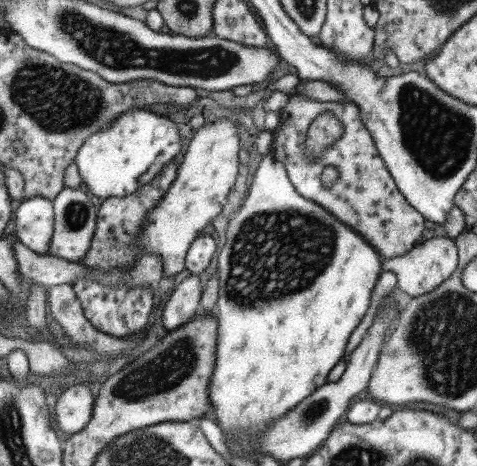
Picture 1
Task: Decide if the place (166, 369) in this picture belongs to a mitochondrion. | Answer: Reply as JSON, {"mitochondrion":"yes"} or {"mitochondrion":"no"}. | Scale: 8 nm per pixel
{"mitochondrion":"yes"}

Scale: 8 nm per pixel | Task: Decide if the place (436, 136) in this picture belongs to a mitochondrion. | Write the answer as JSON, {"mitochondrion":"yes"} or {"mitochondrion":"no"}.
{"mitochondrion":"yes"}

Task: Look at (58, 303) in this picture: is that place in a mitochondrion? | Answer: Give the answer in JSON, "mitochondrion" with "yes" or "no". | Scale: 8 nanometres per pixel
{"mitochondrion":"no"}

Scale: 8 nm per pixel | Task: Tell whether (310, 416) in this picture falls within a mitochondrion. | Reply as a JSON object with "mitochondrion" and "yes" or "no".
{"mitochondrion":"yes"}

